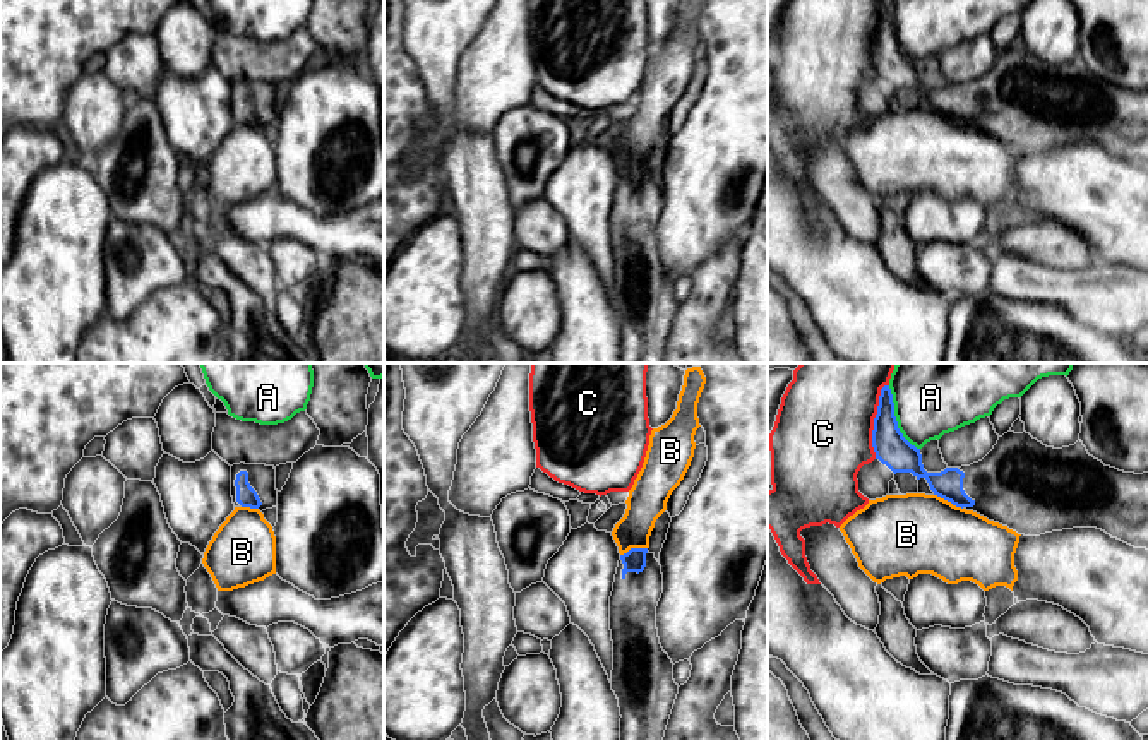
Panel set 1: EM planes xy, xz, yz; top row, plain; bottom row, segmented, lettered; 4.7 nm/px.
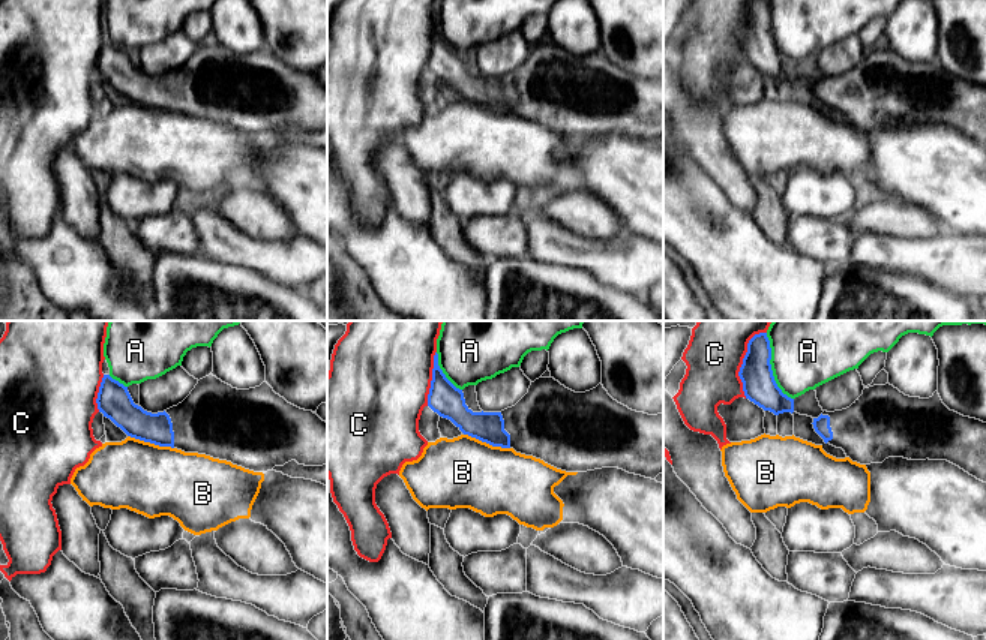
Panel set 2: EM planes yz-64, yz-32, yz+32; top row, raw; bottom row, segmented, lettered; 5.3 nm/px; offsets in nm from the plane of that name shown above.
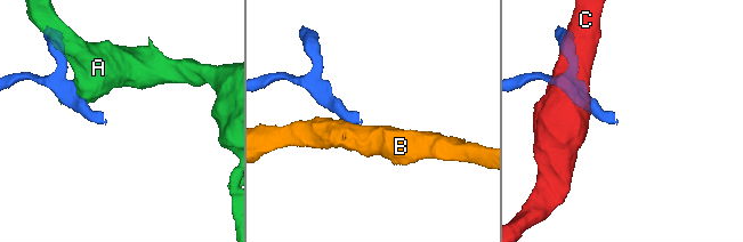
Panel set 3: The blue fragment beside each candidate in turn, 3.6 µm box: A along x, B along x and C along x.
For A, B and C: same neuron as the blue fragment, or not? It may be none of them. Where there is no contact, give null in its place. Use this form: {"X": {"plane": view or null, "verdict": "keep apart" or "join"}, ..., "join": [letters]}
{"A": {"plane": "yz", "verdict": "keep apart"}, "B": {"plane": "yz", "verdict": "keep apart"}, "C": {"plane": "yz", "verdict": "keep apart"}, "join": []}

